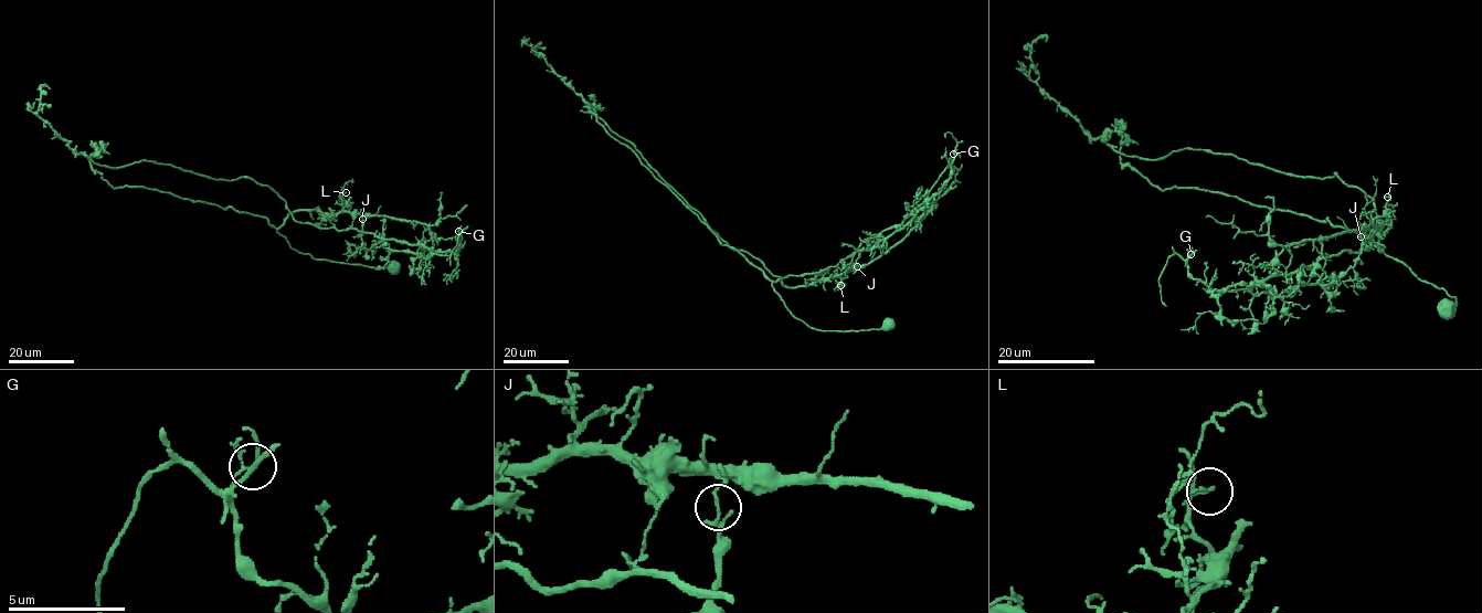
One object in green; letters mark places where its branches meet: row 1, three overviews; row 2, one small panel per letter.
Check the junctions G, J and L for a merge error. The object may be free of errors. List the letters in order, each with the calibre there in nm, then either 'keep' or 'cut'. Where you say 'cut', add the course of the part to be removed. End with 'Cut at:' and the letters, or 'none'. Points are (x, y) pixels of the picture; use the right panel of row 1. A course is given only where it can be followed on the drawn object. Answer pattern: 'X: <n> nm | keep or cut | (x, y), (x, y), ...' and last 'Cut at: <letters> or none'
G: 90 nm | keep
J: 110 nm | cut | (1361, 236), (1319, 281), (1319, 259), (1368, 250), (1374, 201), (1231, 155), (1118, 154), (1036, 81), (1046, 41)
L: 100 nm | keep
Cut at: J

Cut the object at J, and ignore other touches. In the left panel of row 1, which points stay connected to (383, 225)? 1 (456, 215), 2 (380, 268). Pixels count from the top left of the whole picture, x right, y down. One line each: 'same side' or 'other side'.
1: other side
2: same side

